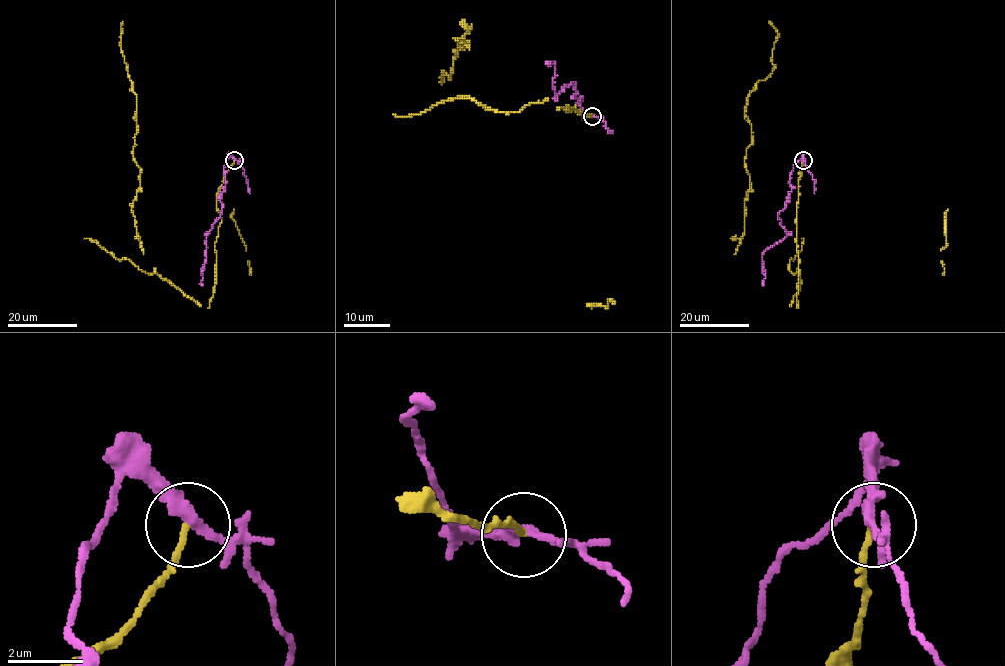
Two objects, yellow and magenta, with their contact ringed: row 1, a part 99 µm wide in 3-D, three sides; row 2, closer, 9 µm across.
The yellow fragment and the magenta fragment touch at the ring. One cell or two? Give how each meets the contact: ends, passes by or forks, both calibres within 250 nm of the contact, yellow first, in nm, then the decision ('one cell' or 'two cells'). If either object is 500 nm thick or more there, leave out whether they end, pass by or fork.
yellow ends | magenta passes by | 150/260 nm | two cells

